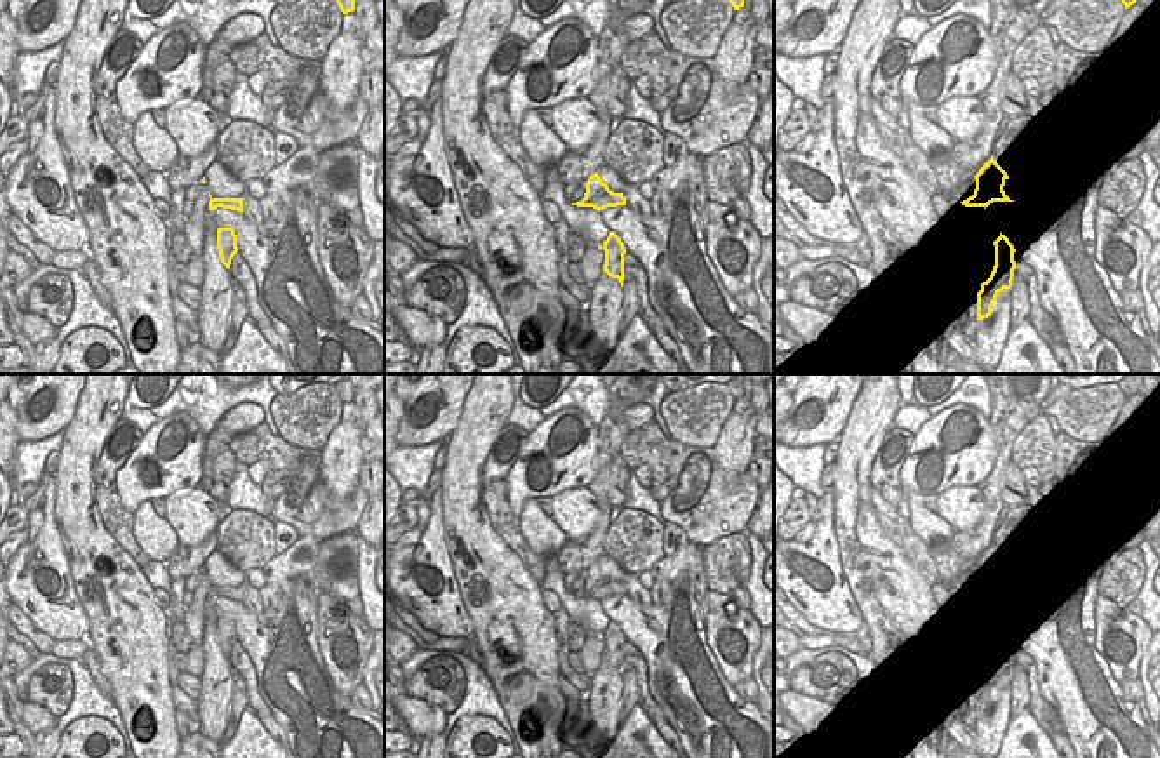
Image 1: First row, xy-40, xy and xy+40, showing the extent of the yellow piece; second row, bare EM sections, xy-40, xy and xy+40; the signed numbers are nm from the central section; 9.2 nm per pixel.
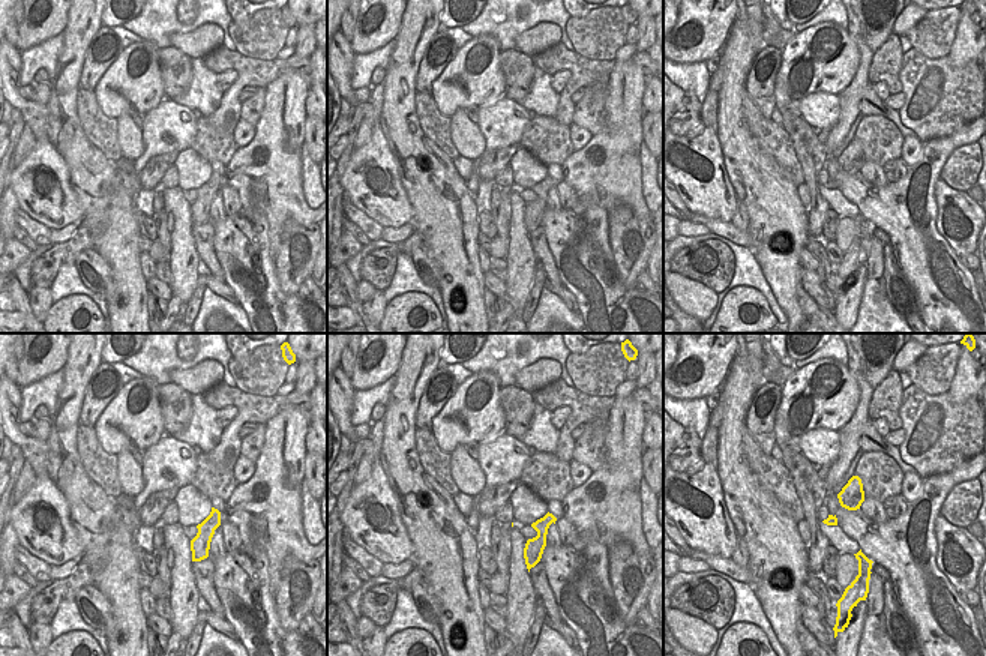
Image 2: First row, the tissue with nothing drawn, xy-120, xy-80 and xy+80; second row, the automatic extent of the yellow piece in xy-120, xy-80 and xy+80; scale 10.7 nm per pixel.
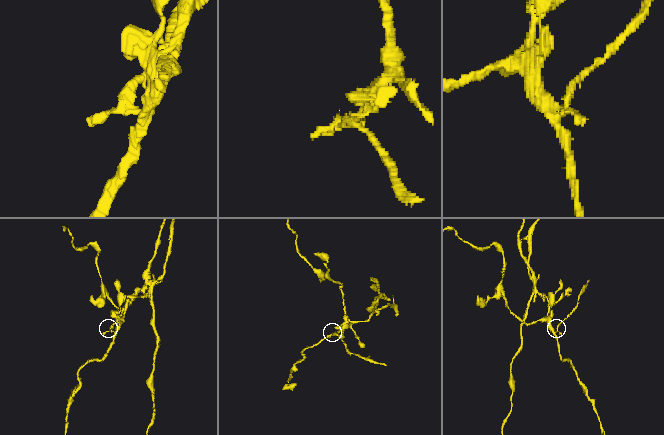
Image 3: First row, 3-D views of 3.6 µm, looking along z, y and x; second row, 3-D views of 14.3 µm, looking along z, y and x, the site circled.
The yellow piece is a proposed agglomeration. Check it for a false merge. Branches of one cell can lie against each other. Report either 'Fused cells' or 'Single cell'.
Fused cells.

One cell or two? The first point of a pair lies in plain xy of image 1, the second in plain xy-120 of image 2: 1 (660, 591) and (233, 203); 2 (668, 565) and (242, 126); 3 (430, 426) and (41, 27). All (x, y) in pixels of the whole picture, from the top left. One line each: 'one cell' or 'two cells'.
1: one cell
2: two cells
3: one cell

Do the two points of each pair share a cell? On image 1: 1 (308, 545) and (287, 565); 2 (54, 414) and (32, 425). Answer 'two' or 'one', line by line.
1: one
2: one

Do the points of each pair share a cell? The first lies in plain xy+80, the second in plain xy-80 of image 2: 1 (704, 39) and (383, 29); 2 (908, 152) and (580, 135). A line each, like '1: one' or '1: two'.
1: one
2: one

